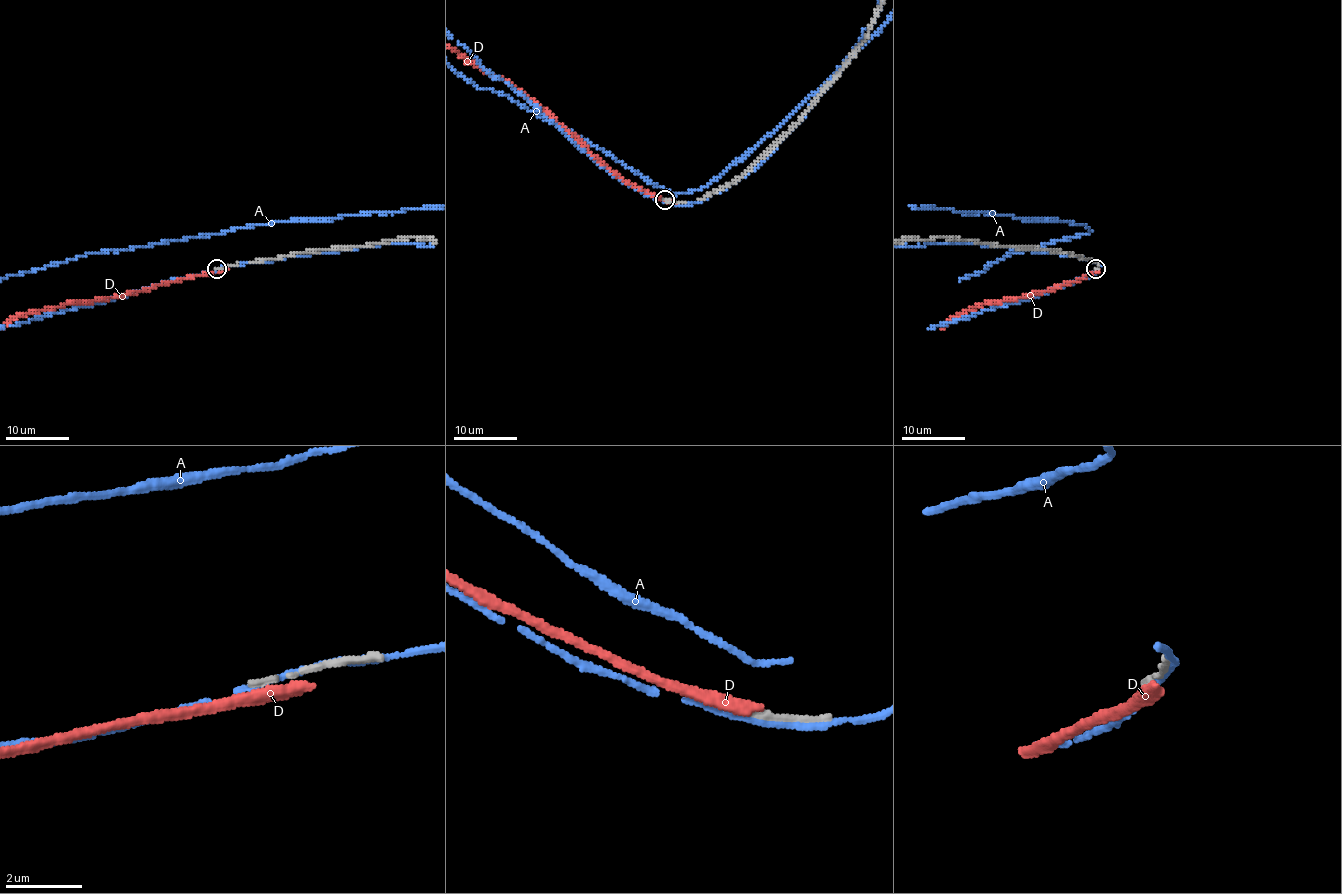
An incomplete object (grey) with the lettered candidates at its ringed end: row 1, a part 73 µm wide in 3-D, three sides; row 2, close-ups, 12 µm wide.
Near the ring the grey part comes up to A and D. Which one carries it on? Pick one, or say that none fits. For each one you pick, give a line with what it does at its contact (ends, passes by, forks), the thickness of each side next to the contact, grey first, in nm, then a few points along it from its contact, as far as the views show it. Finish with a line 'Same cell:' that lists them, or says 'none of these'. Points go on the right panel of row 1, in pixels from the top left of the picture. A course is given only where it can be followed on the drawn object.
Same cell: none of these

